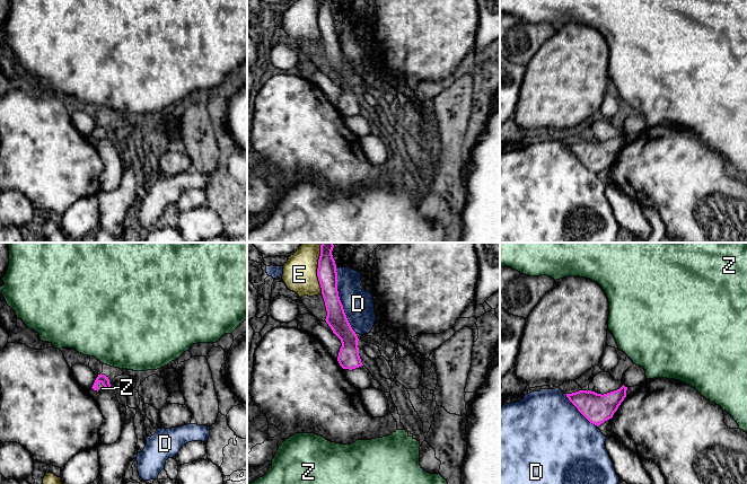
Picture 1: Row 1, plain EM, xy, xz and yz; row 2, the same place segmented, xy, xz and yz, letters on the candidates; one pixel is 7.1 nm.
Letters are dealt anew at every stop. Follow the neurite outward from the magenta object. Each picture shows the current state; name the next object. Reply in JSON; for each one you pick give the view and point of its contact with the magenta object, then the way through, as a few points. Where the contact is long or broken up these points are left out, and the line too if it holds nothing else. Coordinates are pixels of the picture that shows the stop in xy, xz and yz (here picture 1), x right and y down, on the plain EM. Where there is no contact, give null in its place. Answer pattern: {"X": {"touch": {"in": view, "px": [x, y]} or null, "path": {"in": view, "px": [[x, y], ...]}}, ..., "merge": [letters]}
{"Z": {"touch": {"in": "xy", "px": [102, 131]}, "path": {"in": "xy", "px": [[102, 125], [102, 131], [102, 135]]}}, "merge": ["Z"]}

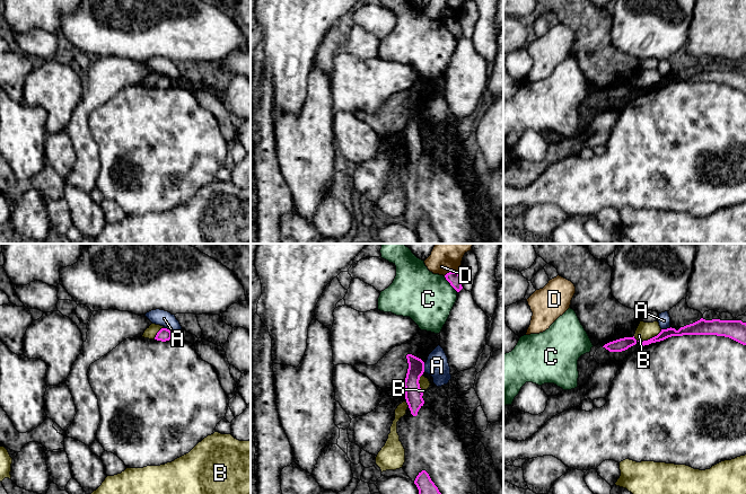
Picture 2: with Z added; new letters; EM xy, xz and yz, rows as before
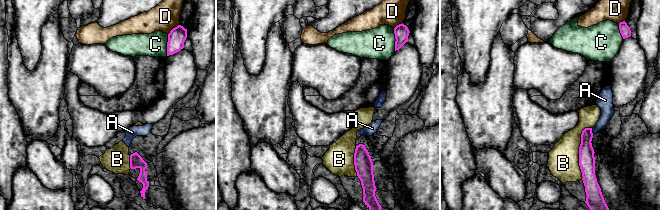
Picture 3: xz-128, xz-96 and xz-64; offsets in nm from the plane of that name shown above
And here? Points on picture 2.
{"merge": []}

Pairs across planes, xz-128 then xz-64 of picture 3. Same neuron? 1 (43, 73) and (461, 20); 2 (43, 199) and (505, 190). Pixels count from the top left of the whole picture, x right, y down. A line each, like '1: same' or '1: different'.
1: different
2: different

